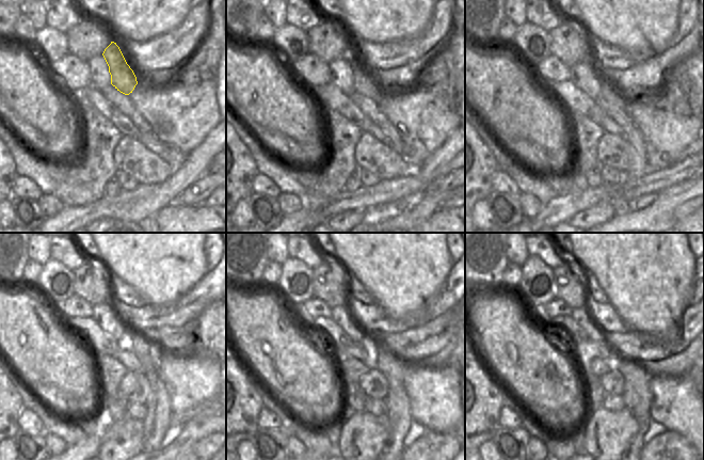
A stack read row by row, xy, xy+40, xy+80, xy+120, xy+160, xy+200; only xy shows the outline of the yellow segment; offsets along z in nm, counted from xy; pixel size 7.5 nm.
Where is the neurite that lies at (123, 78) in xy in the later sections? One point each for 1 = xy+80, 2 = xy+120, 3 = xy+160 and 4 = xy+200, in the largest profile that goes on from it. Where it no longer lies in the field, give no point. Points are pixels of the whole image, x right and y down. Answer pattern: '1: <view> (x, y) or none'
1: xy+80 (608, 93)
2: xy+120 (134, 342)
3: xy+160 (393, 369)
4: xy+200 (637, 395)

